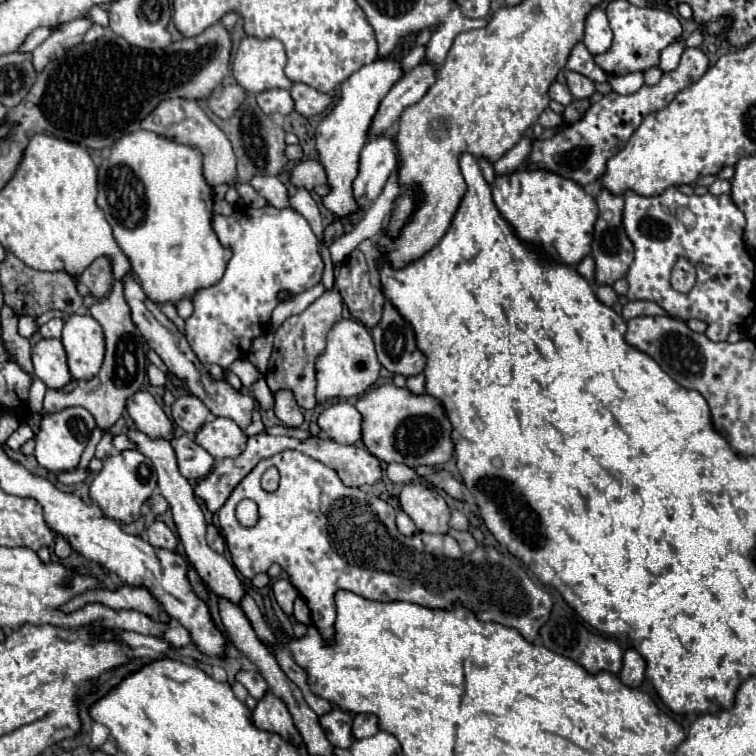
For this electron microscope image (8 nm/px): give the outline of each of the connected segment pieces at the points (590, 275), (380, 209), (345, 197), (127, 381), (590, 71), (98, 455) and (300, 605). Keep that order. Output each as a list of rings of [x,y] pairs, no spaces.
[[[590,255],[582,259],[582,263],[576,267],[576,271],[578,271],[582,277],[586,277],[588,283],[594,283],[594,259],[592,259]]]
[[[392,173],[384,191],[372,203],[372,207],[364,213],[362,221],[358,221],[358,225],[354,225],[344,237],[338,237],[338,241],[334,241],[330,245],[330,255],[332,255],[334,265],[338,265],[338,261],[342,261],[342,257],[346,257],[346,253],[350,253],[350,249],[356,249],[360,241],[372,239],[382,231],[382,225],[390,217],[398,195],[400,195],[398,173]]]
[[[376,59],[374,63],[364,65],[362,69],[358,69],[352,77],[348,77],[342,83],[340,101],[320,121],[320,125],[316,129],[316,149],[320,153],[320,163],[326,167],[328,183],[330,183],[330,193],[322,201],[336,217],[344,217],[346,213],[352,213],[356,209],[354,197],[350,193],[350,185],[352,185],[354,177],[358,175],[358,157],[360,157],[362,147],[368,141],[370,121],[374,119],[380,101],[384,99],[384,95],[390,91],[390,87],[400,77],[402,77],[400,59],[396,59],[396,61]]]
[[[116,281],[110,295],[96,301],[90,307],[90,315],[102,325],[104,331],[104,339],[106,339],[106,355],[104,355],[104,363],[100,367],[100,371],[90,379],[90,381],[80,381],[78,387],[72,393],[62,393],[56,389],[46,389],[44,395],[44,403],[42,403],[42,411],[40,413],[30,413],[26,423],[30,425],[30,429],[34,431],[34,435],[38,433],[40,421],[44,415],[48,413],[56,413],[62,411],[66,407],[70,407],[70,403],[78,403],[80,407],[88,409],[94,419],[96,425],[102,427],[104,431],[112,427],[112,423],[116,423],[124,411],[126,399],[138,391],[144,383],[144,375],[146,375],[146,353],[144,353],[144,337],[140,335],[140,331],[136,329],[136,325],[132,323],[132,313],[130,307],[124,299],[124,285],[122,281]]]
[[[576,43],[570,57],[568,57],[568,63],[566,63],[566,69],[570,71],[576,71],[576,73],[582,73],[586,75],[588,79],[592,81],[608,81],[608,75],[594,63],[594,57],[592,53],[586,49],[584,43]]]
[[[110,431],[104,433],[104,437],[100,439],[100,443],[96,445],[96,453],[94,453],[94,459],[104,459],[106,455],[110,455],[112,451],[112,441],[110,441]]]
[[[296,597],[296,601],[294,601],[294,617],[304,625],[310,623],[310,609],[302,597]]]

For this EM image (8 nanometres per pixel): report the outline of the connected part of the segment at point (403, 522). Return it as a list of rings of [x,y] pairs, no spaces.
[[[400,511],[400,513],[396,515],[396,525],[398,525],[398,531],[400,531],[402,535],[406,535],[406,537],[414,535],[414,523],[412,523],[412,519],[410,519],[404,511]]]

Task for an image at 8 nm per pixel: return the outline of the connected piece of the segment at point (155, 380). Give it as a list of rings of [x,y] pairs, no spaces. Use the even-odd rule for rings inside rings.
[[[150,364],[147,368],[147,376],[151,385],[156,387],[165,387],[166,375],[159,370],[155,365]]]

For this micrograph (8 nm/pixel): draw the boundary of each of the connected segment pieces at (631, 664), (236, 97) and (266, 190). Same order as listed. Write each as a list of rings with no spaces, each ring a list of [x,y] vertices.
[[[626,649],[622,659],[622,671],[618,677],[628,687],[640,687],[644,681],[644,669],[646,669],[646,663],[640,657],[640,653],[634,649]]]
[[[228,85],[222,89],[222,95],[218,99],[208,99],[208,105],[218,117],[226,119],[234,115],[234,111],[242,105],[244,99],[246,99],[246,89],[242,89],[240,85]]]
[[[256,175],[250,185],[276,209],[286,209],[290,207],[288,203],[288,189],[286,185],[272,175]]]

